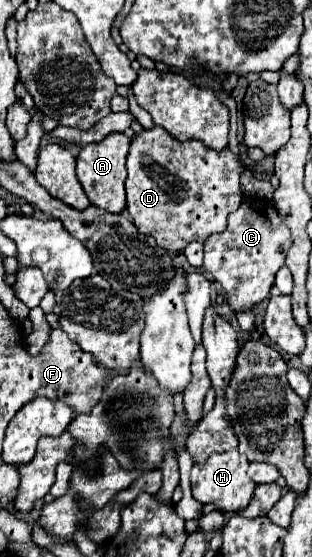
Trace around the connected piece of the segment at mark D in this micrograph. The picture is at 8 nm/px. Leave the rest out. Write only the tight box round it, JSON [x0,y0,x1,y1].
[126,127,244,251]

